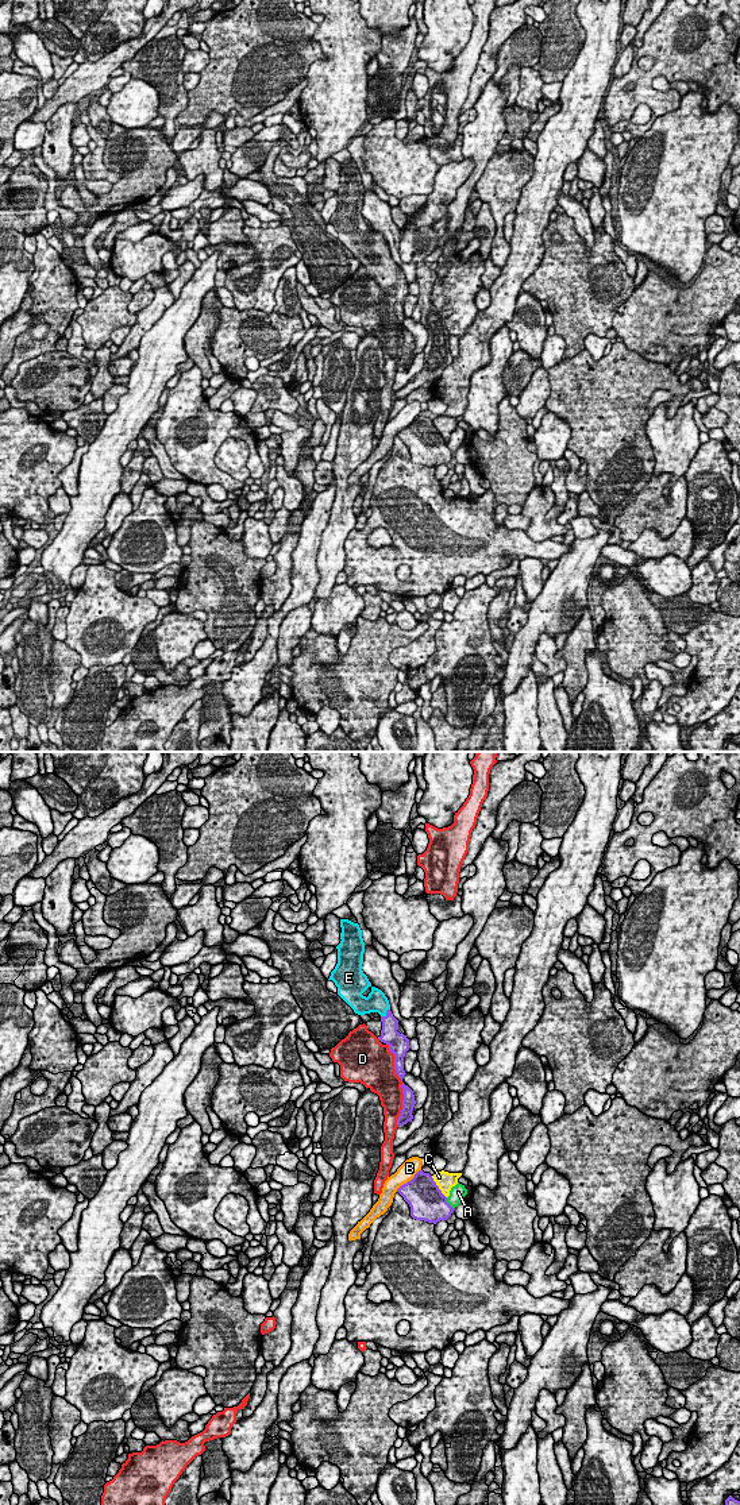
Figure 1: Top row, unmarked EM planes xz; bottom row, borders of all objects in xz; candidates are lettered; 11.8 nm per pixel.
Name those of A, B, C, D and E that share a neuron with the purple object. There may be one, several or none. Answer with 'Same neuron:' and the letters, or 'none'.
Same neuron: E

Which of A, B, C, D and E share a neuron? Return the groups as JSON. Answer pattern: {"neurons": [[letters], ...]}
{"neurons": [["A"], ["B"], ["C"], ["D"], ["E"]]}

